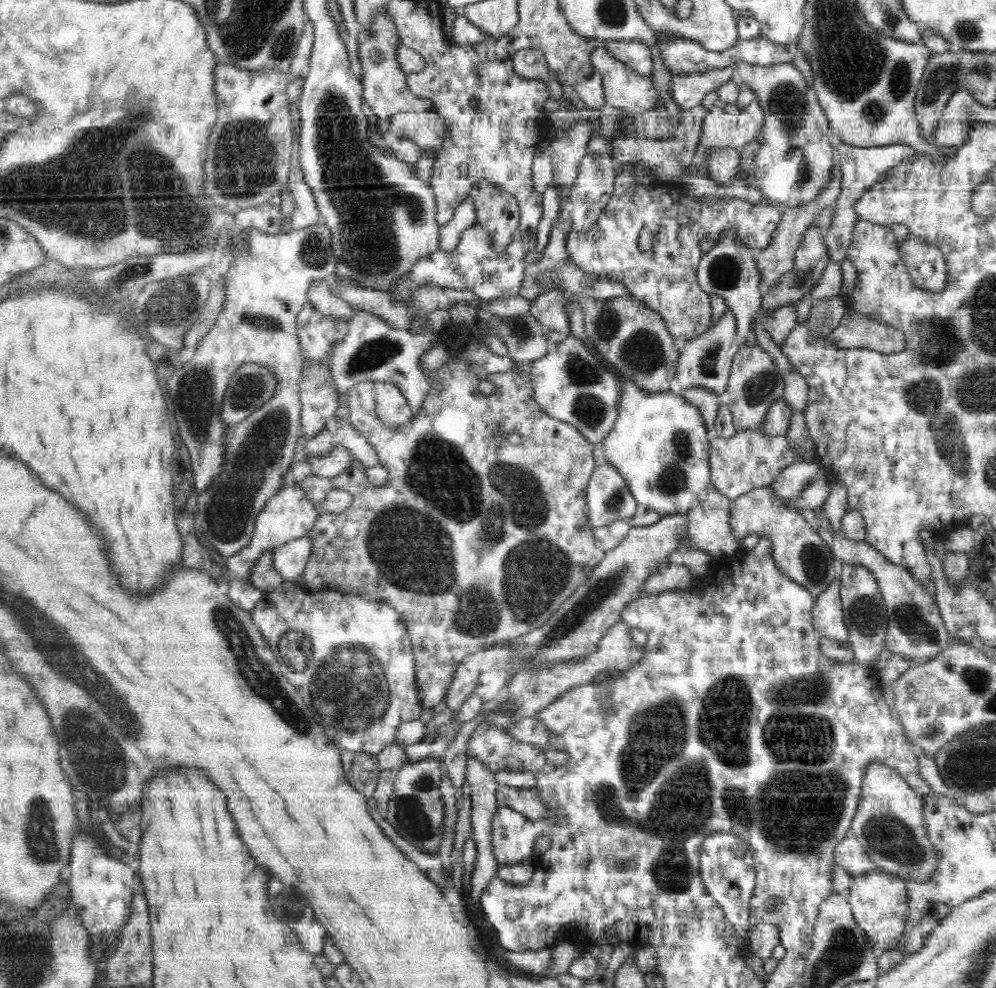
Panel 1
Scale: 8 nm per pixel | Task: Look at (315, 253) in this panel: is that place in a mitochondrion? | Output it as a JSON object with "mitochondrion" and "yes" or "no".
{"mitochondrion":"yes"}

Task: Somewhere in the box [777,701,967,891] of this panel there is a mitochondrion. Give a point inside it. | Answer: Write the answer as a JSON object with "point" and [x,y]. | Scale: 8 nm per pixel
{"point":[891,837]}

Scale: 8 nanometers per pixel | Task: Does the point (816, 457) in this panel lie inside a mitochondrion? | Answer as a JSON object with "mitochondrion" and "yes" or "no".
{"mitochondrion":"no"}

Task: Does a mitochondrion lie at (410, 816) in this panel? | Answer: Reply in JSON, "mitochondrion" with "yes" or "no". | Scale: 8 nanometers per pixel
{"mitochondrion":"yes"}

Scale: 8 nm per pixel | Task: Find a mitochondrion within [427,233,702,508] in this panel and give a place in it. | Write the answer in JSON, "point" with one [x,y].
{"point":[640,348]}

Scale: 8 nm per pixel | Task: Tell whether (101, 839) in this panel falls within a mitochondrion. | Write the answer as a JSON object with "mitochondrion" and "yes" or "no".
{"mitochondrion":"no"}

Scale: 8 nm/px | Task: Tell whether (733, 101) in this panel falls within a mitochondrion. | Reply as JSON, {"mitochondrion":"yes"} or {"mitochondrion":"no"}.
{"mitochondrion":"no"}

